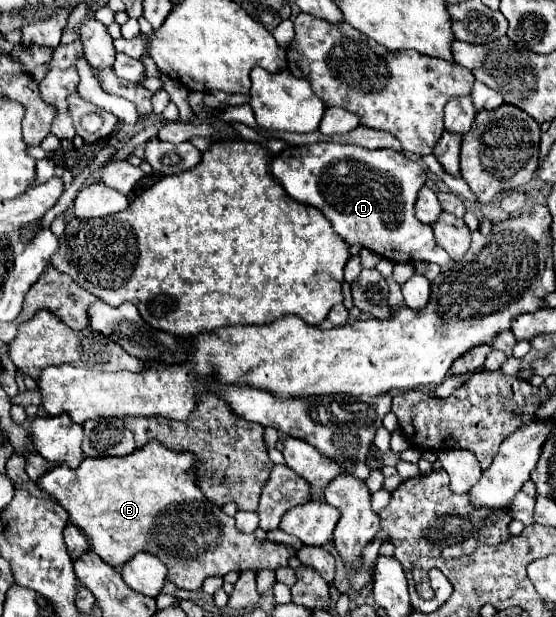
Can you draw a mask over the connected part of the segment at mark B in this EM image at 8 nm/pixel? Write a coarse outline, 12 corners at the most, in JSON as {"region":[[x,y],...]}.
{"region":[[156,441],[60,465],[38,487],[94,553],[148,551],[200,591],[294,549],[240,533]]}

